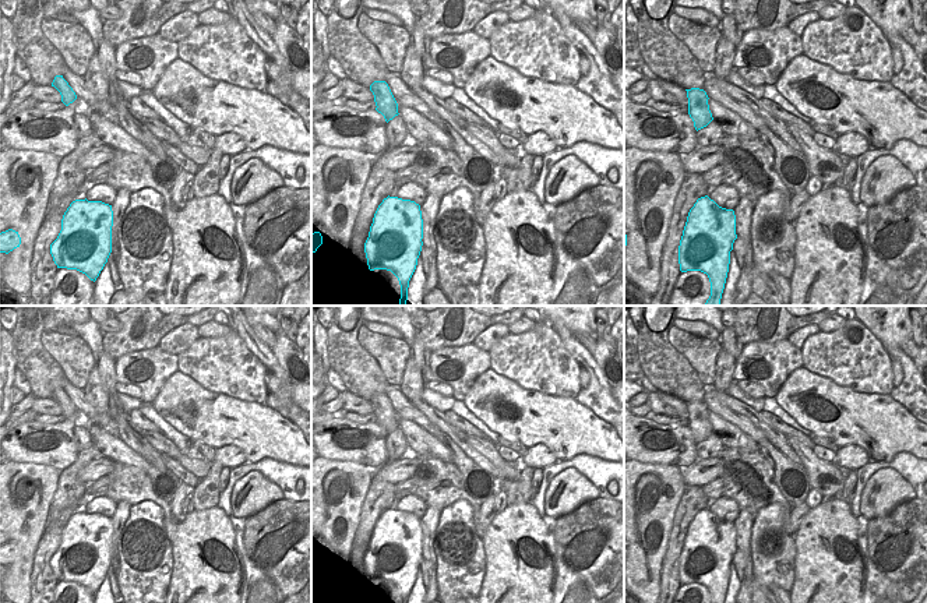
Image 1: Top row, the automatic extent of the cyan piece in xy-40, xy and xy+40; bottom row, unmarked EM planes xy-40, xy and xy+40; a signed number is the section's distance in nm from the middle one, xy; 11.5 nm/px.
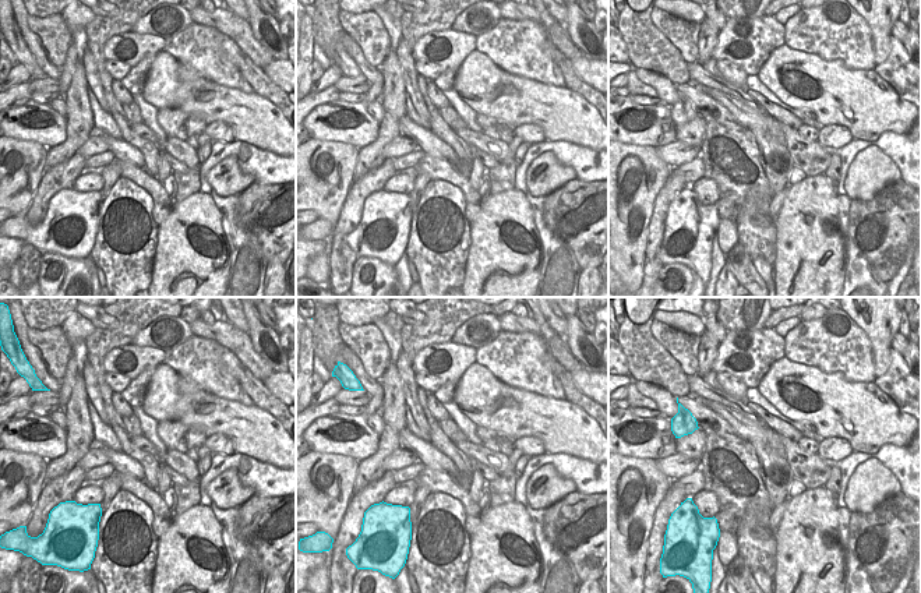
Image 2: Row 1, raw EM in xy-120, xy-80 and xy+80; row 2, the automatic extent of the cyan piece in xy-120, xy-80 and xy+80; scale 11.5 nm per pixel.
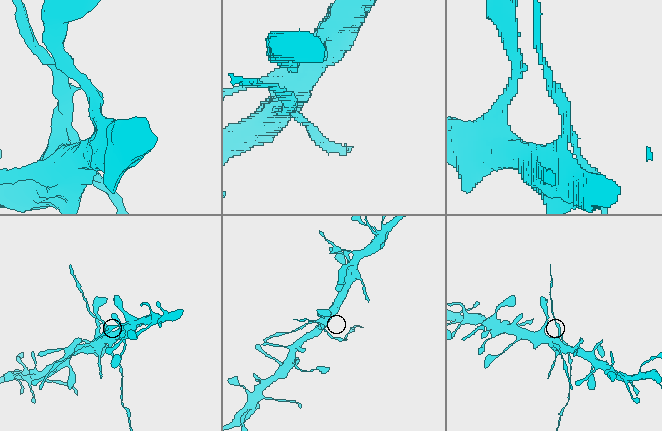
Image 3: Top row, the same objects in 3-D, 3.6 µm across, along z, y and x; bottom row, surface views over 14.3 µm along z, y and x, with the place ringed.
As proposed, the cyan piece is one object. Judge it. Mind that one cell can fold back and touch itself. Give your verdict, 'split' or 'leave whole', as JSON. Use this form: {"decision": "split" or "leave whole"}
{"decision": "split"}

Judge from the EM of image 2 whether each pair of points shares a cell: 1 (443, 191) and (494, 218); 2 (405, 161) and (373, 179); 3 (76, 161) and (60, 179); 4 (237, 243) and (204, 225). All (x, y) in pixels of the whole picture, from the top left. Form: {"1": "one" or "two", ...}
{"1": "two", "2": "two", "3": "one", "4": "two"}

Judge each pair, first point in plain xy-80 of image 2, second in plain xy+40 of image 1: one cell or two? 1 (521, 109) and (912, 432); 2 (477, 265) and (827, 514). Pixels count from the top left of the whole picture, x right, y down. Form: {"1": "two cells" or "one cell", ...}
{"1": "one cell", "2": "one cell"}

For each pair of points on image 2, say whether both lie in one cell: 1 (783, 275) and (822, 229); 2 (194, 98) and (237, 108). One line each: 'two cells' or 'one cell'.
1: one cell
2: one cell

